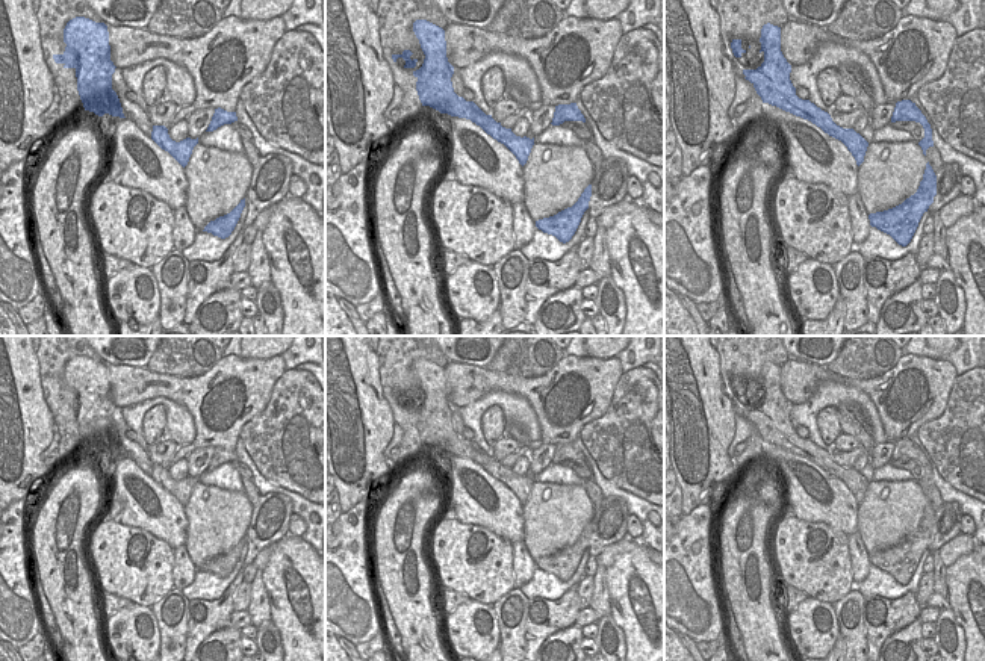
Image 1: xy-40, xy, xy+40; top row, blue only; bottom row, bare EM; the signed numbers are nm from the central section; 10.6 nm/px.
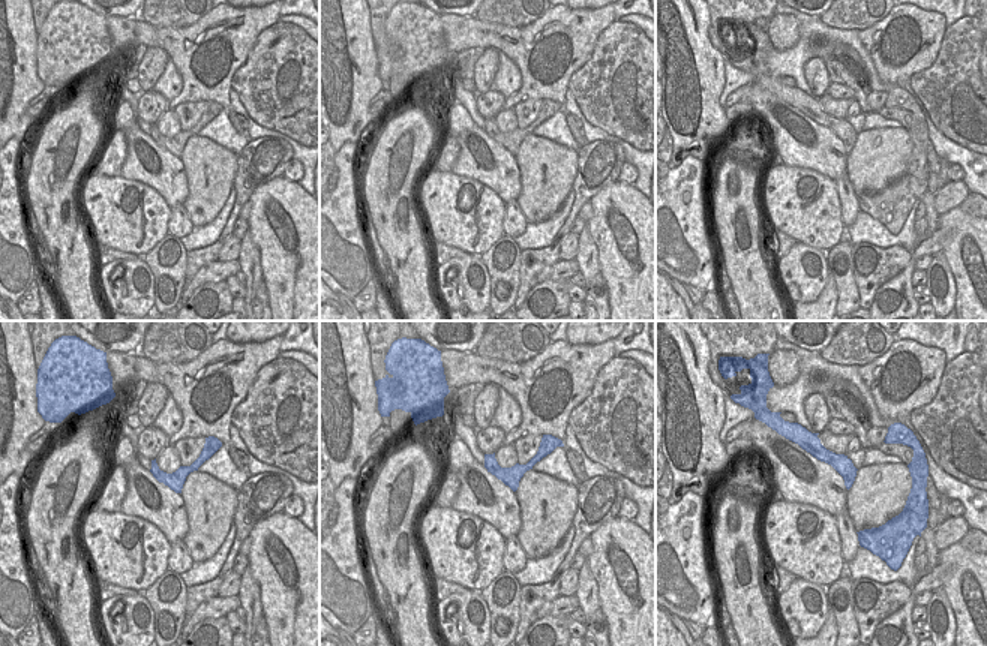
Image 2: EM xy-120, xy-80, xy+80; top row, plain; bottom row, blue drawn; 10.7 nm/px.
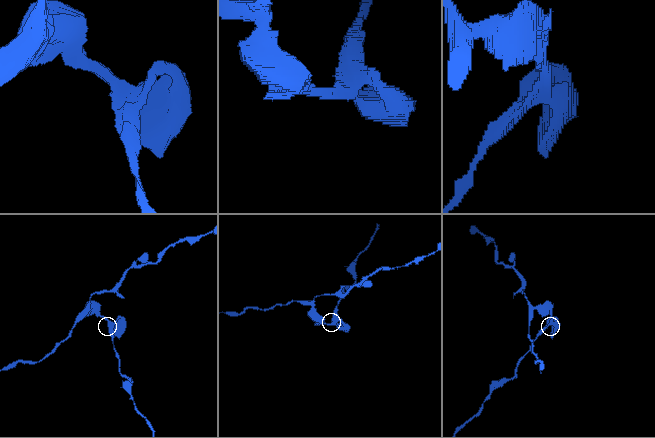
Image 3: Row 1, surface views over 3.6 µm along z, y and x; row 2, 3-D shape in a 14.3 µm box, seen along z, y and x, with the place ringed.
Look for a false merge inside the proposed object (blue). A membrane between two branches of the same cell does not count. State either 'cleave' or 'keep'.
cleave

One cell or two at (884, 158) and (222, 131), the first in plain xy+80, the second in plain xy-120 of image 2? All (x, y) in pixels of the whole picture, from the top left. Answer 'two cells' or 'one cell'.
two cells

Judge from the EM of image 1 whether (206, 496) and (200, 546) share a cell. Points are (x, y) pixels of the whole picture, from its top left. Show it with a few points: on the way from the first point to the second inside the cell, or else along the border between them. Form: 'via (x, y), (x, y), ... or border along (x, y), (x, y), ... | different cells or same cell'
via (206, 508), (206, 534) | same cell

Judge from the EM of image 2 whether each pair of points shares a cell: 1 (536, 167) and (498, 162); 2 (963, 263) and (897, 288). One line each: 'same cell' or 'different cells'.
1: different cells
2: different cells

